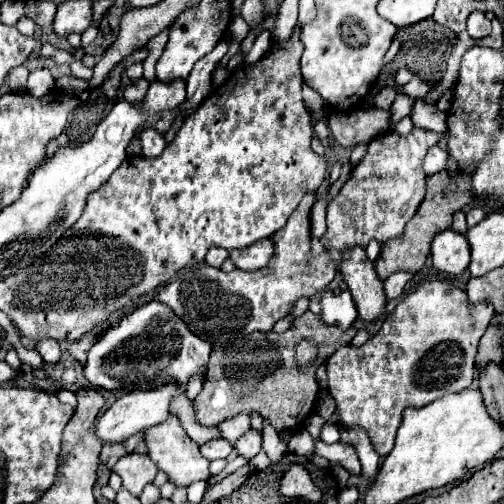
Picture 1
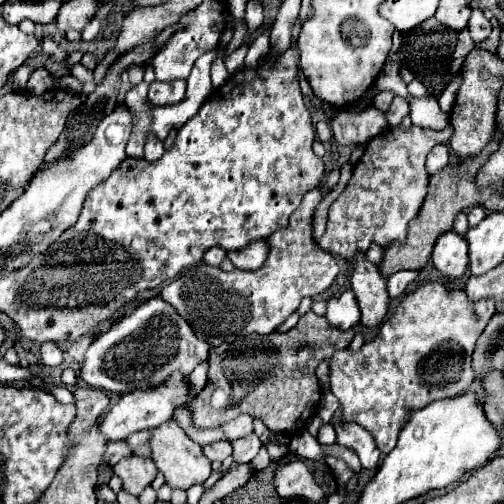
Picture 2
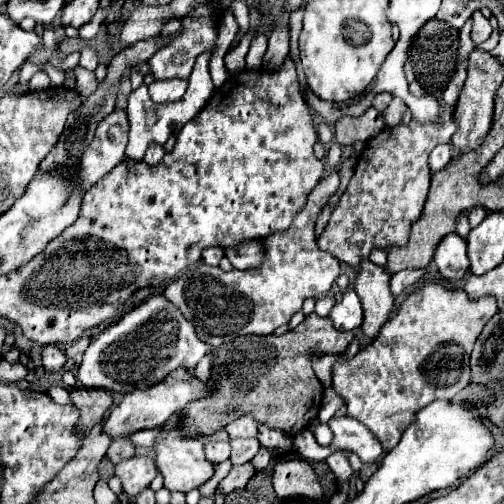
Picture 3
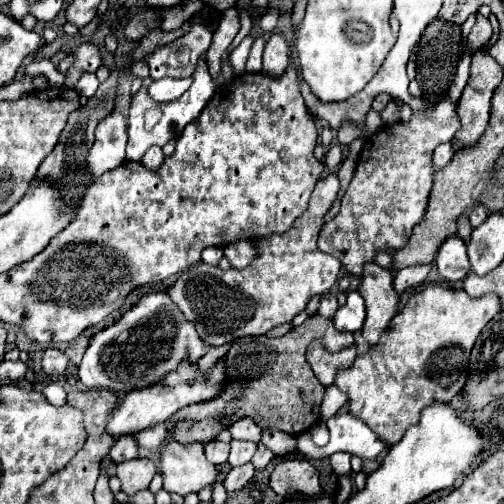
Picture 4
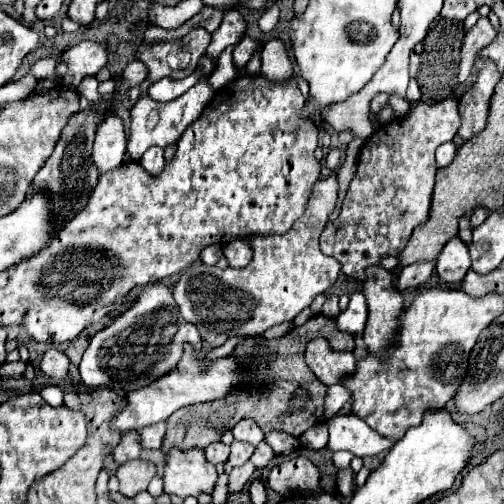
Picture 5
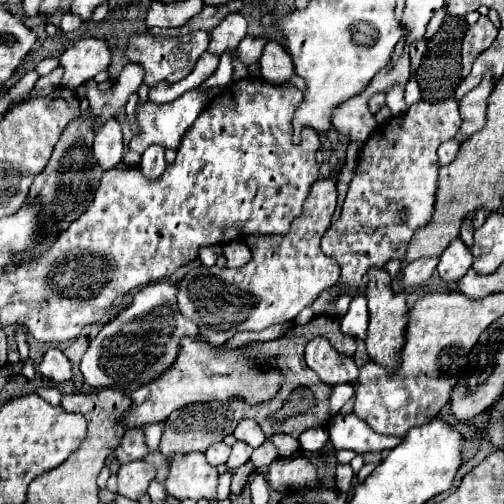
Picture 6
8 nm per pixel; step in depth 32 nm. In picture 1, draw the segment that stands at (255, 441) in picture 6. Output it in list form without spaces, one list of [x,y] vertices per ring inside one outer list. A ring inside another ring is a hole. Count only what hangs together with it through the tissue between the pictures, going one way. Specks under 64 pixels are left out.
[[[238,414],[238,416],[230,418],[230,420],[226,420],[224,424],[220,424],[218,428],[220,428],[222,436],[224,436],[230,444],[234,444],[240,436],[244,436],[244,434],[250,430],[250,416],[248,416],[248,414]]]

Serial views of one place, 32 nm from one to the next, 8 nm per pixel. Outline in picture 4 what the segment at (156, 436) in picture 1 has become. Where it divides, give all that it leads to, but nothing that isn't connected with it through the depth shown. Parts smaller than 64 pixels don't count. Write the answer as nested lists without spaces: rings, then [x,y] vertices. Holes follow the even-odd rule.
[[[166,440],[162,442],[160,452],[162,452],[160,468],[166,492],[188,496],[192,492],[198,494],[202,488],[214,484],[218,472],[216,466],[206,460],[204,446],[200,444],[182,446],[178,442]]]

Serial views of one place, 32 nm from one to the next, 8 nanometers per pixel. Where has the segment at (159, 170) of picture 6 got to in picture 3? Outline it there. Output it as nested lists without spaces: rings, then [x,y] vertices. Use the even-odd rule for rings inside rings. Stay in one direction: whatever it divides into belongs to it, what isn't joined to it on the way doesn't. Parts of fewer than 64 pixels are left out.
[[[158,144],[148,146],[146,156],[144,156],[144,162],[150,164],[150,166],[156,166],[156,164],[160,164],[160,158],[164,158],[164,150],[162,150],[162,146],[158,146]]]

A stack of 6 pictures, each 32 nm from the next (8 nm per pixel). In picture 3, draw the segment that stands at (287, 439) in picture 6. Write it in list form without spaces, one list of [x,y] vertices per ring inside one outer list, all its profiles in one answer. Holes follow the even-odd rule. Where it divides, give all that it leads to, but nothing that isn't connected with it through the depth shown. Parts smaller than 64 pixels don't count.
[[[258,424],[259,442],[268,449],[274,449],[281,454],[288,453],[293,448],[293,439],[287,434],[269,429],[264,424]]]

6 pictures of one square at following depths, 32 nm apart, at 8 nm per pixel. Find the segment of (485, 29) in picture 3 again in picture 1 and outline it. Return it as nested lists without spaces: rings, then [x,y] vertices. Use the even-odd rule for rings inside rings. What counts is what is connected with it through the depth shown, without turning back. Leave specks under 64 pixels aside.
[[[474,10],[474,12],[470,14],[470,18],[468,18],[468,34],[470,34],[474,40],[478,40],[478,38],[488,36],[490,30],[492,30],[492,26],[490,26],[490,20],[484,16],[484,12]]]

